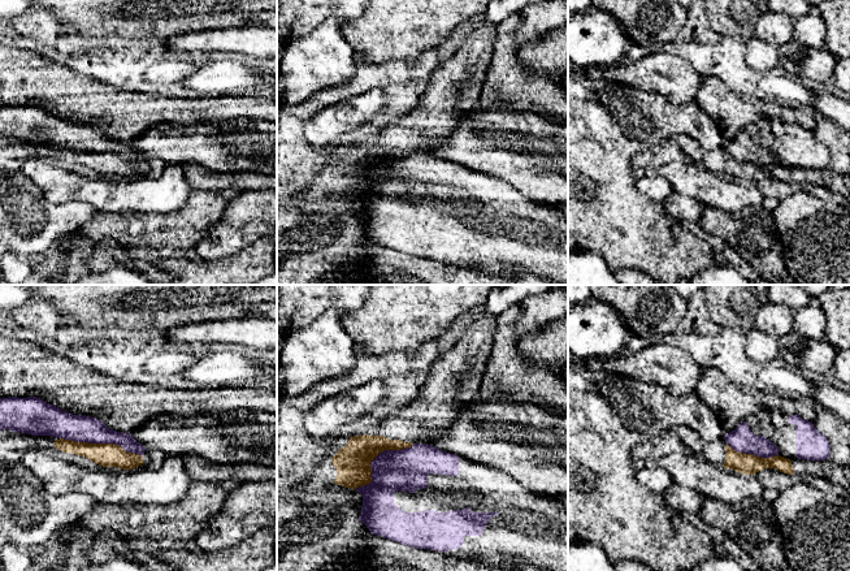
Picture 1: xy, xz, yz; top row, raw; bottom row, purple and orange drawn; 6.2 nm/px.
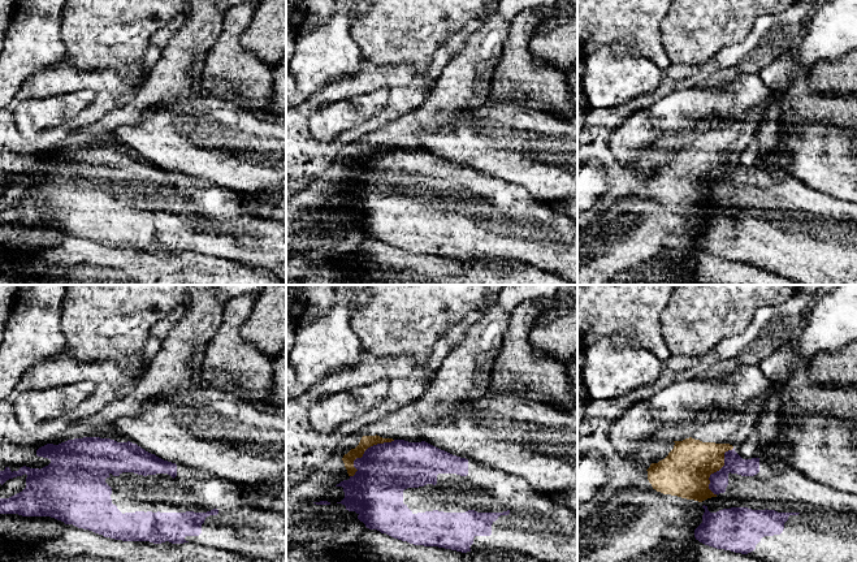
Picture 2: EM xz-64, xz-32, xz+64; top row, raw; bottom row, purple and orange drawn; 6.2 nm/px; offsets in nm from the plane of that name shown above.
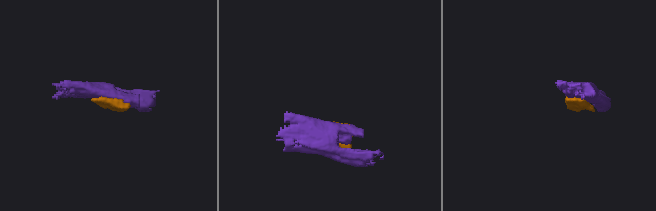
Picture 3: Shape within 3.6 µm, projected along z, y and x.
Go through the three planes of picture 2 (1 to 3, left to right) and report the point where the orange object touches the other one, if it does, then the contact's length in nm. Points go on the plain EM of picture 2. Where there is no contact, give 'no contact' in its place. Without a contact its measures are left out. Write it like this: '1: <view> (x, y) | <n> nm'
1: no contact
2: xz-32 (364, 160) | 360 nm
3: xz+64 (717, 180) | 320 nm

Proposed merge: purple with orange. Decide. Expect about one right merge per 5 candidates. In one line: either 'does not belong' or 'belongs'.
does not belong

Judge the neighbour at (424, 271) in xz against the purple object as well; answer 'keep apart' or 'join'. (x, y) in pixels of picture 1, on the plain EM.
keep apart

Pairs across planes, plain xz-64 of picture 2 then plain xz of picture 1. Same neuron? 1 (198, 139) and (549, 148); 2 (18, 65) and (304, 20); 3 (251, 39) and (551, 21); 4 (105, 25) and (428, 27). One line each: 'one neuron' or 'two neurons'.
1: one neuron
2: two neurons
3: two neurons
4: one neuron

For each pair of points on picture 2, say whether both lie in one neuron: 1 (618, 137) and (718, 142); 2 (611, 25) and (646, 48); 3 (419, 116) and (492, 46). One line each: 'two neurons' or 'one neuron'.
1: two neurons
2: one neuron
3: one neuron

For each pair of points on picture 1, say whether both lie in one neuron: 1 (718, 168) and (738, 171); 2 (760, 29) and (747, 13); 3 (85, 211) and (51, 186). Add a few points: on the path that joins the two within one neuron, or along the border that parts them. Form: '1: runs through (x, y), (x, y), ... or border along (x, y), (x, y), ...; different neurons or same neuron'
1: runs through (723, 168), (733, 168); same neuron
2: border along (760, 13), (754, 26), (754, 35); different neurons
3: border along (42, 190), (50, 200), (86, 202), (98, 212); different neurons

